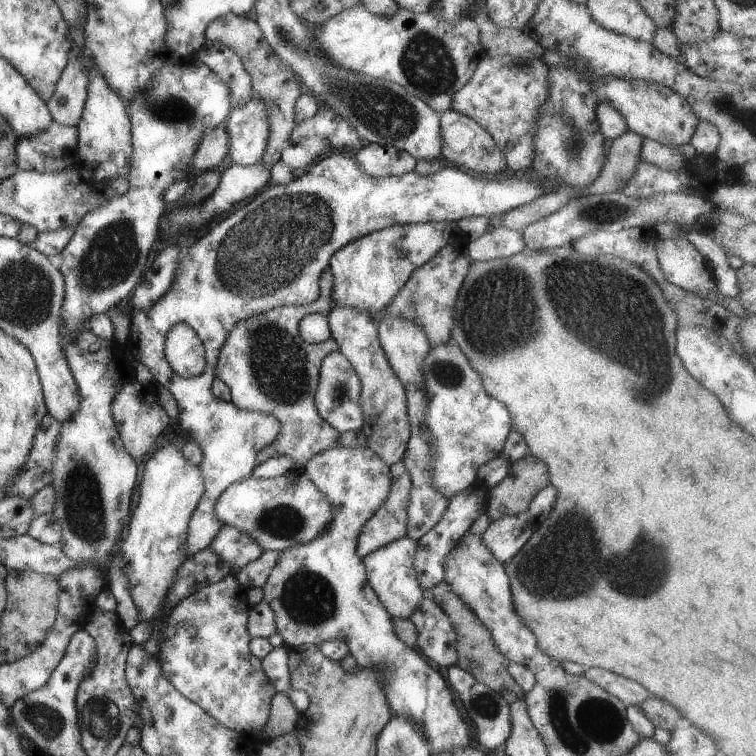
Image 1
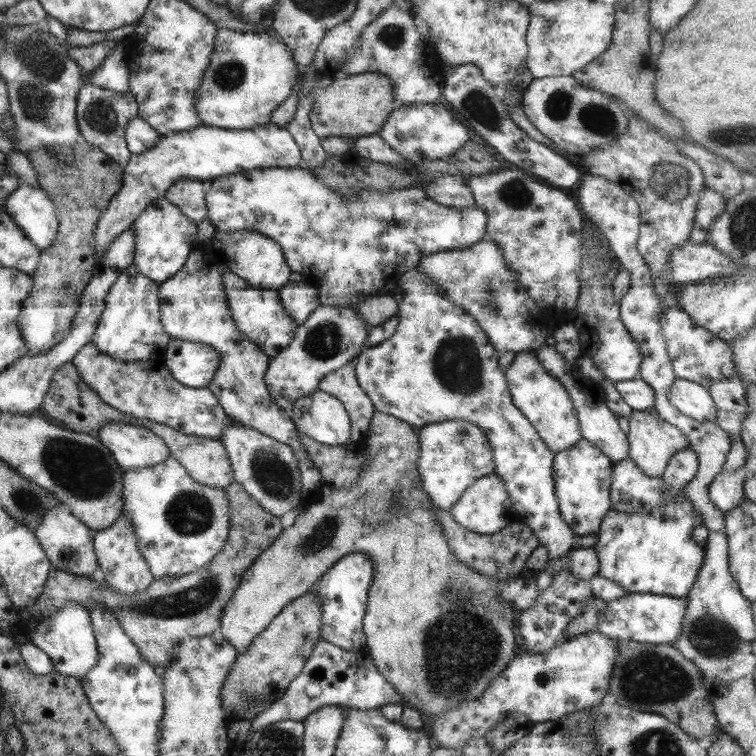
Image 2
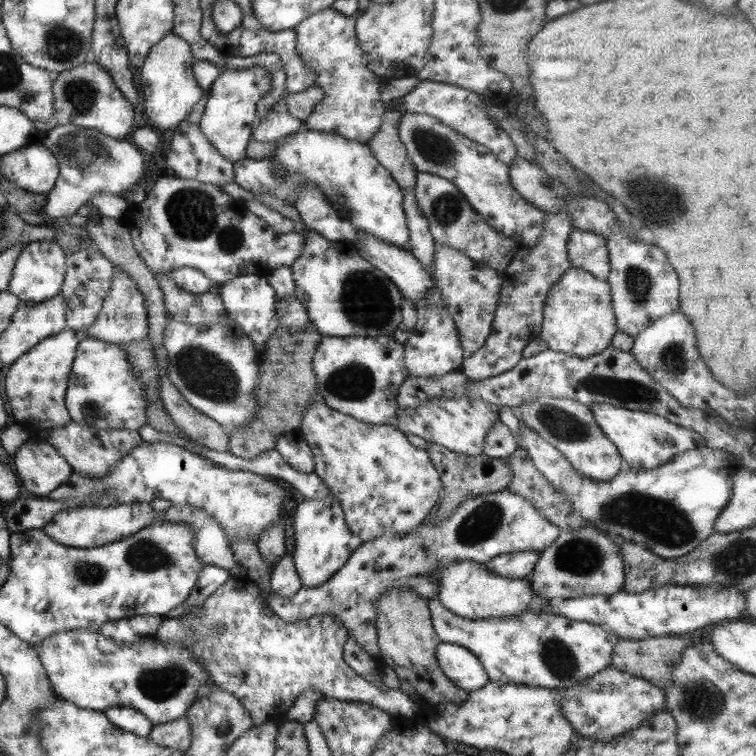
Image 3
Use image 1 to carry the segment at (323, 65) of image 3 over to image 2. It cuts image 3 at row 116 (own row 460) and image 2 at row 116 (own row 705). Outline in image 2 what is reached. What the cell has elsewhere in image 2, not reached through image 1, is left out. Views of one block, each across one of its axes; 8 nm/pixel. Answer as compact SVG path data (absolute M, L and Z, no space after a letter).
M442 103L397 107L389 114L377 136L393 153L411 163L420 163L425 159L441 160L452 156L469 142L467 128L458 122L455 115Z

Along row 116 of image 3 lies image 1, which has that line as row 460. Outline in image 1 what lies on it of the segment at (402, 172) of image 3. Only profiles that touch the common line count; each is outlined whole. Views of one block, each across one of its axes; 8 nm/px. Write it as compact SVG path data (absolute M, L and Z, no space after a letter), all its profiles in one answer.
M334 307L327 314L330 339L335 340L338 352L341 352L359 376L361 392L359 403L363 410L363 436L367 447L379 456L388 466L400 461L411 436L405 388L393 374L385 352L378 340L378 327L371 322L371 313L352 307Z

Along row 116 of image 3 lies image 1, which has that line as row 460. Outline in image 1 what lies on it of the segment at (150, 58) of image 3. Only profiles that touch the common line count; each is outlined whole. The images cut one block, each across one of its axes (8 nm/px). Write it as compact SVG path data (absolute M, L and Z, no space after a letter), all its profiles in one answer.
M169 444L149 453L138 489L139 501L130 515L127 534L118 545L121 546L121 560L125 562L123 570L129 578L131 599L133 605L137 606L139 620L145 620L153 626L149 640L140 646L147 654L157 656L161 646L159 629L161 622L166 621L168 617L161 621L157 618L161 616L165 592L171 586L171 582L174 582L179 566L184 562L181 558L185 554L183 540L187 522L204 492L204 483L198 466L189 464L183 458L183 454Z

